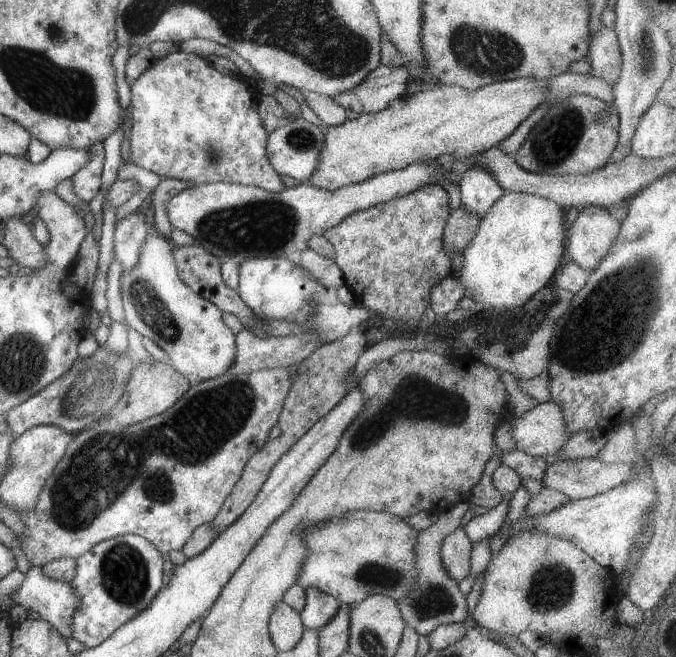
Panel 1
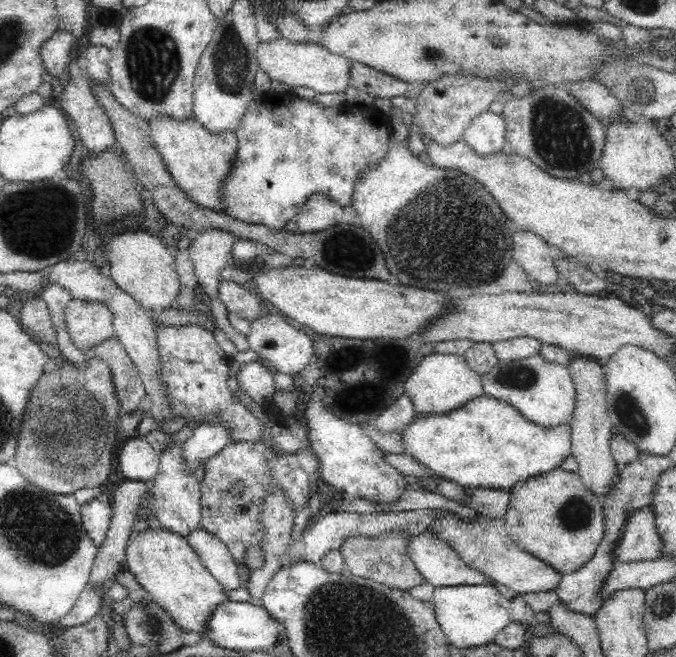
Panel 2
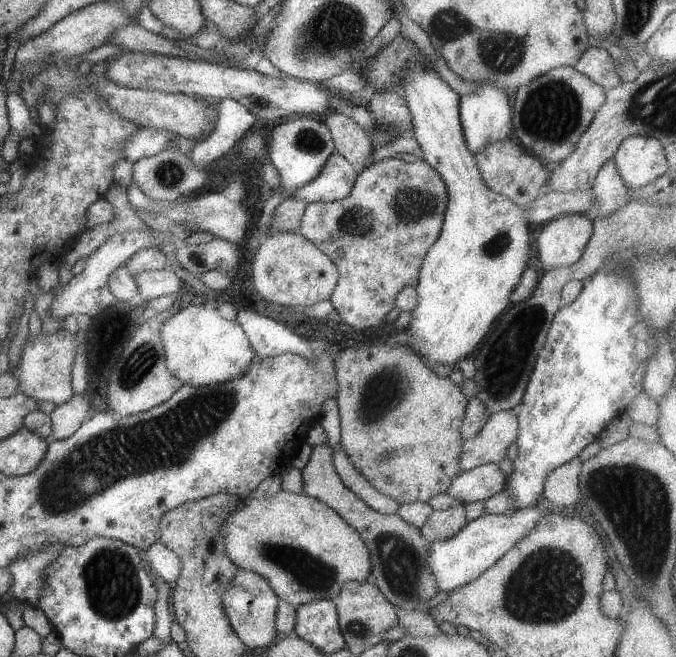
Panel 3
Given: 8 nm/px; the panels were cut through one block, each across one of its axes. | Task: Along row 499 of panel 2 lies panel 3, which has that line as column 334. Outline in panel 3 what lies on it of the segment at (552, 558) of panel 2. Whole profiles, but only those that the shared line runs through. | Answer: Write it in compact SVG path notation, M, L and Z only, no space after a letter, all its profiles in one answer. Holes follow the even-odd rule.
M281 490L267 498L251 492L239 501L231 514L227 514L227 520L219 524L219 534L225 542L225 554L231 562L239 569L256 572L265 578L277 598L294 607L312 600L335 598L345 582L370 580L369 550L361 536L335 510L302 492L297 494Z

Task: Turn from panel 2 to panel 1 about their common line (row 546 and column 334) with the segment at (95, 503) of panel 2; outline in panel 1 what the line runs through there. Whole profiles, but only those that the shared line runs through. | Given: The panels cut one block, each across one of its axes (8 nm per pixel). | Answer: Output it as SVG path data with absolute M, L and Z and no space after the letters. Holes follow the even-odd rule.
M379 64L355 88L331 98L344 110L353 110L355 114L374 113L403 96L408 77L403 64L398 67Z

